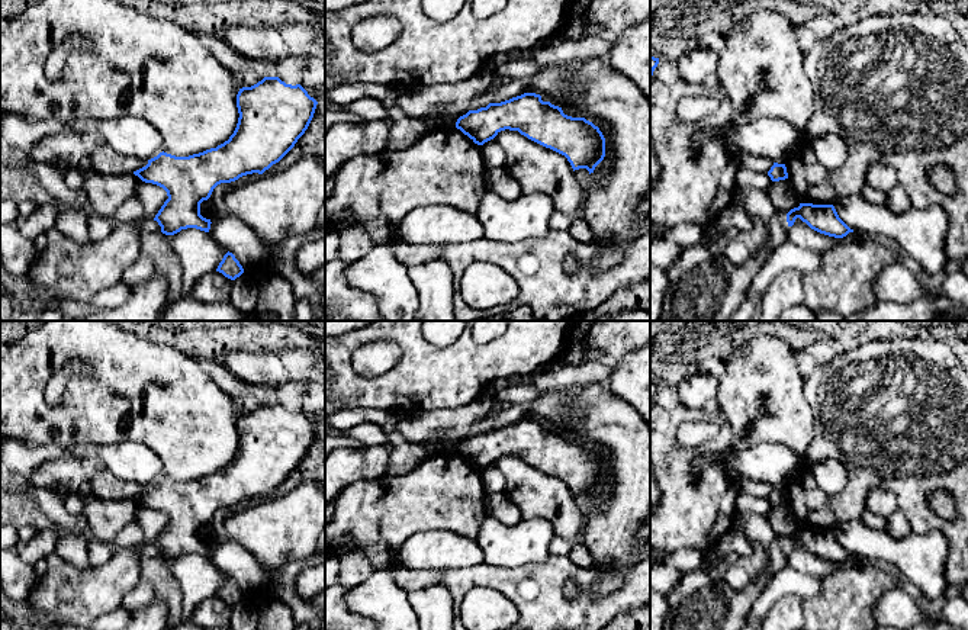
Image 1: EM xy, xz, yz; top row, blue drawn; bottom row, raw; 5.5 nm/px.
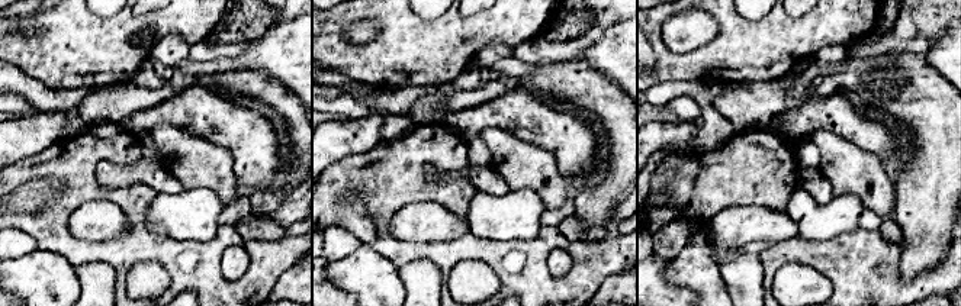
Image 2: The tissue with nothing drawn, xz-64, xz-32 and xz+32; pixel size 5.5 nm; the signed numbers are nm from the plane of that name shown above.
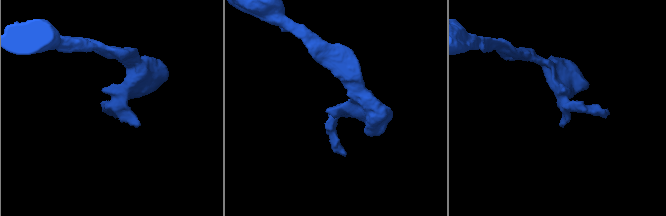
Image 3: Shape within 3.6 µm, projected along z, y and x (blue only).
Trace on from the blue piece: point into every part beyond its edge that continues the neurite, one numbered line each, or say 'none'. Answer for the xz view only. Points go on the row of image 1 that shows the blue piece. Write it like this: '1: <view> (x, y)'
none

